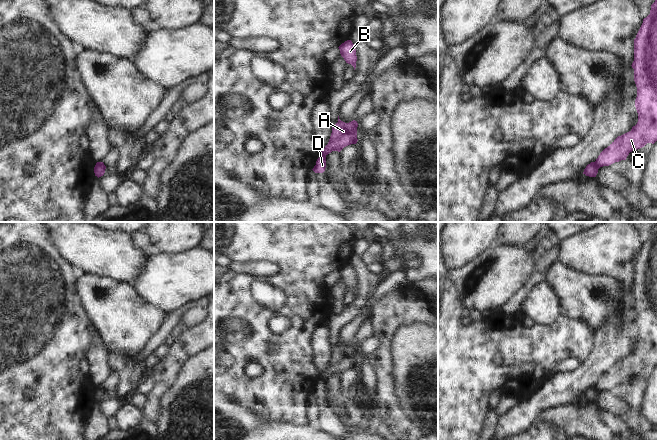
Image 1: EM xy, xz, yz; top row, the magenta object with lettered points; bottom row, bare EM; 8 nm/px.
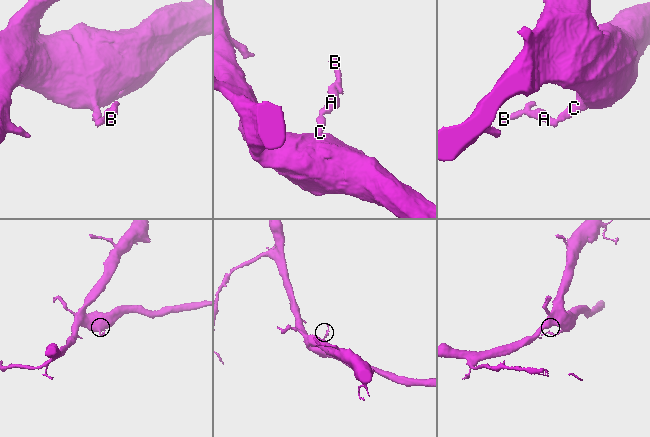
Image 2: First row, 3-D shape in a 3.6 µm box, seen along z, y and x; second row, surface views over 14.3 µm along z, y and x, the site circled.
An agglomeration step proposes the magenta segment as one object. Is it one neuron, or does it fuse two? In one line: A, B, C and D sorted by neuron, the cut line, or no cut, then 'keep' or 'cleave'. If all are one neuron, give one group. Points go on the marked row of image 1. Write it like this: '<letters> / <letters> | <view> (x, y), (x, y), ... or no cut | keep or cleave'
A B / C D | yz (594, 162), (598, 168) | cleave

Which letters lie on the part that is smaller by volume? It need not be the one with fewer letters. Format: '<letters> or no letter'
A, B

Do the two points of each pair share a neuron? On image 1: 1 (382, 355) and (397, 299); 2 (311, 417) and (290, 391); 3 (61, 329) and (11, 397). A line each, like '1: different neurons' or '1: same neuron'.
1: same neuron
2: different neurons
3: same neuron

